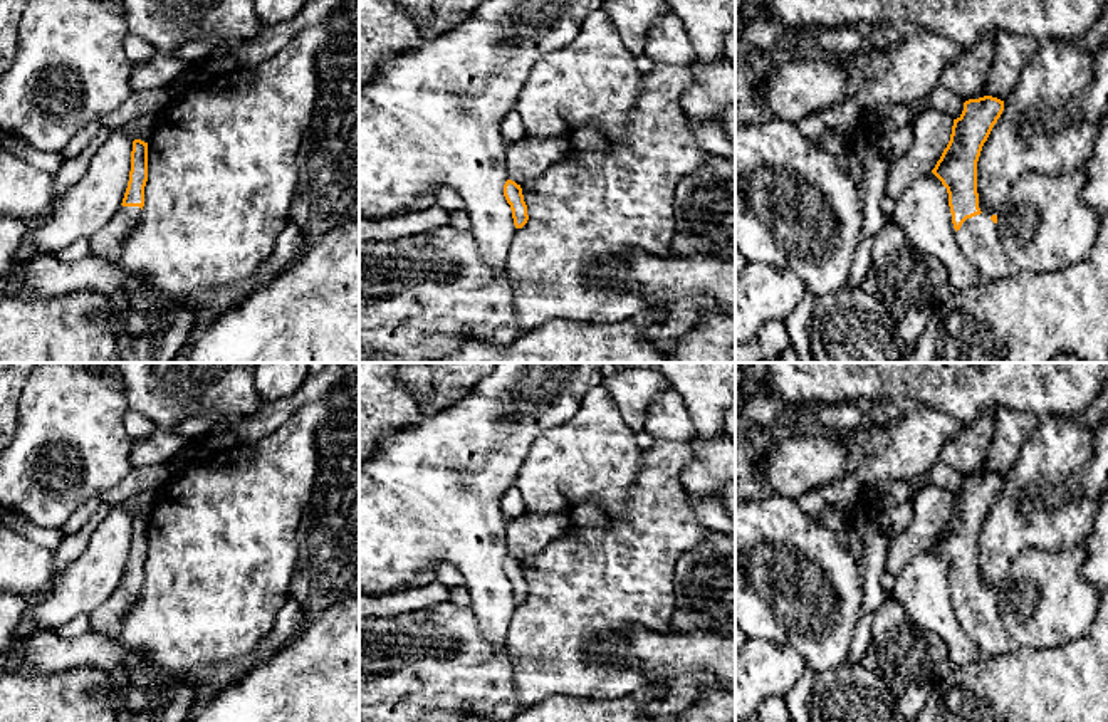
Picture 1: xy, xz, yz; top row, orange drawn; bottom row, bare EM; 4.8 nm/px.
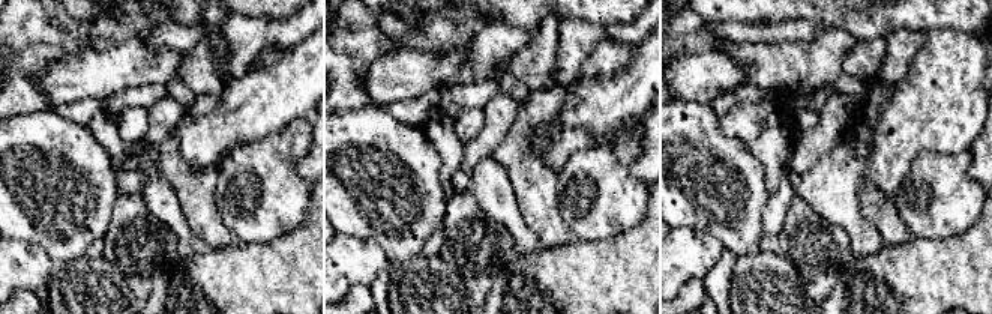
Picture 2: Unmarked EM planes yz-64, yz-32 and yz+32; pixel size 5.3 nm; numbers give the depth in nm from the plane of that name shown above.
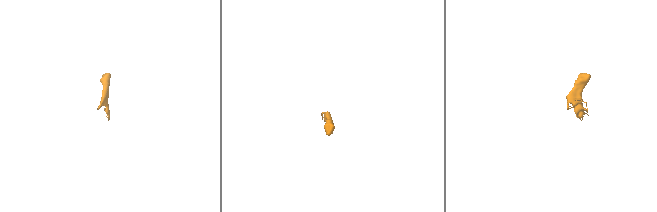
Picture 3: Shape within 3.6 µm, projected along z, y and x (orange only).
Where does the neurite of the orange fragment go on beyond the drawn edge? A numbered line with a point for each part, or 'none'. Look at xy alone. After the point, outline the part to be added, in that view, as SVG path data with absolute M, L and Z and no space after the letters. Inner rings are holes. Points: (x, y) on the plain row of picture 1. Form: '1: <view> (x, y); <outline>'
1: xy (108, 618); M119 583L106 603L89 615L91 626L107 638L121 638L123 620L141 593L139 583Z

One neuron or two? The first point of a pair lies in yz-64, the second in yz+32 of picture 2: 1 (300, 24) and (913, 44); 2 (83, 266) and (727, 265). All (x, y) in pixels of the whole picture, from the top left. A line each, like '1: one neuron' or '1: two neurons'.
1: one neuron
2: two neurons

